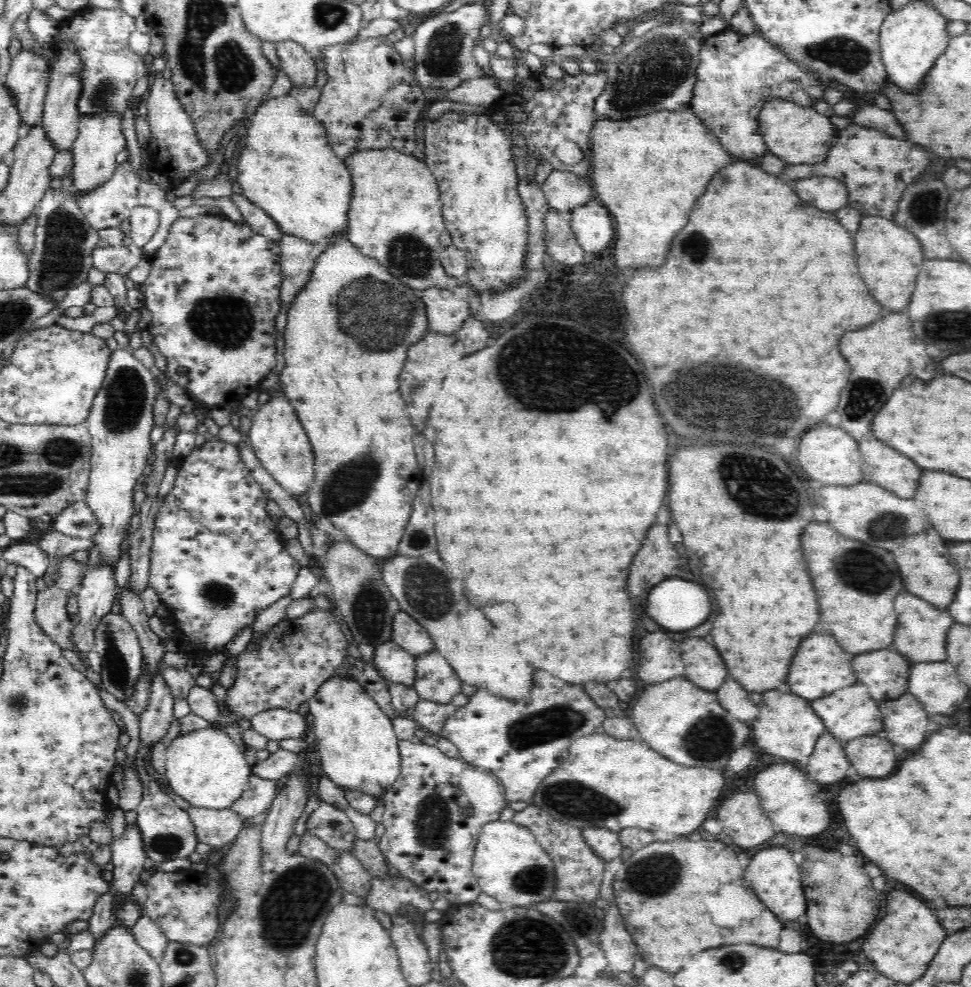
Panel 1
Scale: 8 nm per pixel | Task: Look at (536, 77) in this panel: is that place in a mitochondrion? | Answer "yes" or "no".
no

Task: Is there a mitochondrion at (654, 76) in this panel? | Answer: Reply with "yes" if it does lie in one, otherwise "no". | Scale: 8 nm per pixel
yes

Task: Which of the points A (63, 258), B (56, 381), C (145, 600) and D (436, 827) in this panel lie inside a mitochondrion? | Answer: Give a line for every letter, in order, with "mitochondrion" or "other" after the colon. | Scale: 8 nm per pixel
A: mitochondrion
B: other
C: other
D: mitochondrion

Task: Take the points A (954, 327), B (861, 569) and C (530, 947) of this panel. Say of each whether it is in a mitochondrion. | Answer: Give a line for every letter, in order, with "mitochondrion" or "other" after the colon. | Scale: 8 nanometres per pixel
A: mitochondrion
B: mitochondrion
C: mitochondrion

